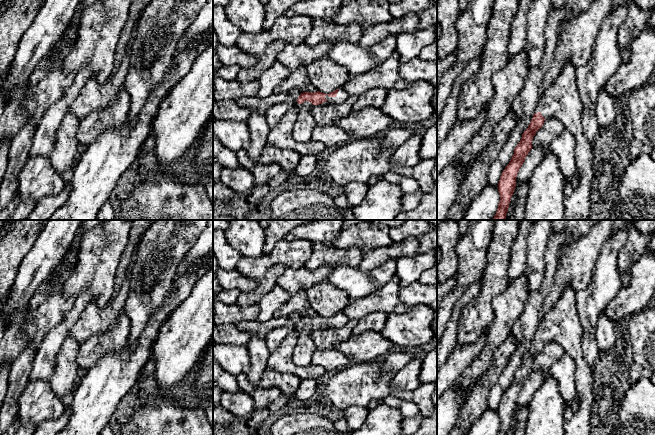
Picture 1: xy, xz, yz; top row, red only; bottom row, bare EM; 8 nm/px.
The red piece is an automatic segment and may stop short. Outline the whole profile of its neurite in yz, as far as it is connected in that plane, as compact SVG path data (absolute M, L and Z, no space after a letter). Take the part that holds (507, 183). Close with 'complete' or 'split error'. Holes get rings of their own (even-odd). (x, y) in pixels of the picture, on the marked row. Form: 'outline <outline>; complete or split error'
outline M566 62L554 83L549 86L539 100L540 111L534 113L528 128L514 149L509 164L503 170L498 191L500 201L493 220L505 220L511 197L516 187L516 178L526 156L532 149L536 132L549 118L557 118L576 139L576 163L579 185L564 200L564 220L588 220L591 211L591 185L595 180L595 153L586 140L582 128L583 105L577 89L576 67Z; split error

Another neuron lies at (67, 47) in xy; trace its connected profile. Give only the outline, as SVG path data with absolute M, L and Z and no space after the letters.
M63 39L62 46L56 52L53 62L54 67L60 67L65 62L67 56L73 51L76 42L77 40Z

